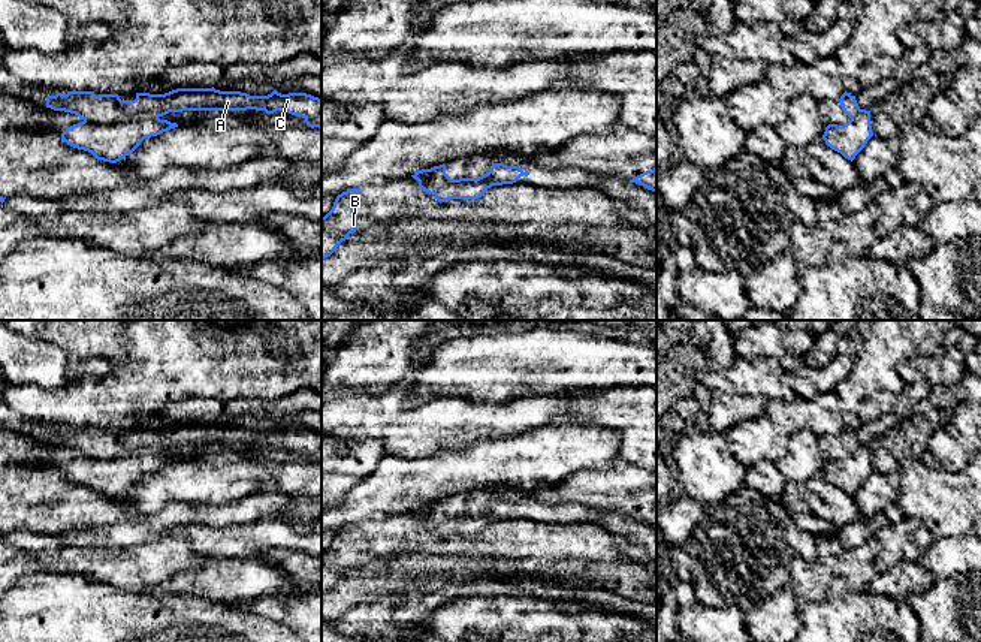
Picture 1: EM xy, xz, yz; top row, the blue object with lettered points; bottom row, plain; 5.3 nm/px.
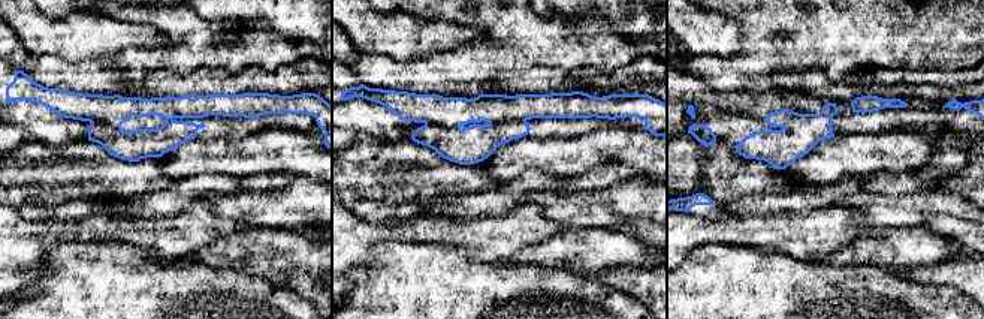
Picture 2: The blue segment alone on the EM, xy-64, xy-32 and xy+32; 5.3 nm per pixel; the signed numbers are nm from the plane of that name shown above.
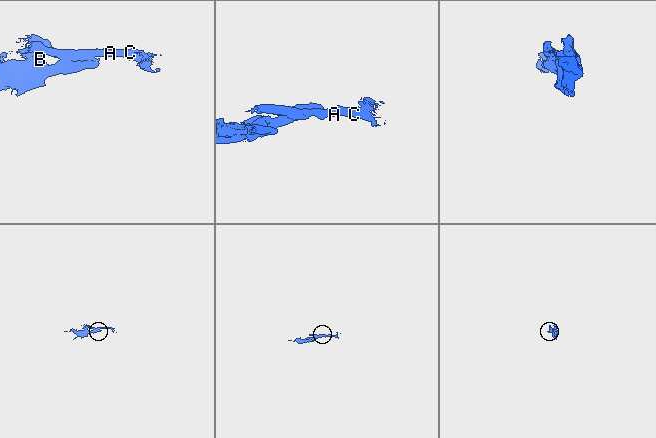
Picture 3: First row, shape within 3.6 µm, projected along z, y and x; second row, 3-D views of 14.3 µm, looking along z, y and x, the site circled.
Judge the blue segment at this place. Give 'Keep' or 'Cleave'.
Cleave

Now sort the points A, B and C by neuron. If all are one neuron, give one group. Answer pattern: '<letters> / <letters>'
A C / B

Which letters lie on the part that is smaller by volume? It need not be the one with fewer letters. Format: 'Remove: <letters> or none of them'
Remove: A, C

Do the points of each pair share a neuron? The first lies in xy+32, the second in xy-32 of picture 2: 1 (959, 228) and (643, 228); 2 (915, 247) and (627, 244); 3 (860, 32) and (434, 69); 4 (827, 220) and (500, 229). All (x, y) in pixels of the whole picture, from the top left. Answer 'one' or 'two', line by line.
1: one
2: one
3: one
4: one

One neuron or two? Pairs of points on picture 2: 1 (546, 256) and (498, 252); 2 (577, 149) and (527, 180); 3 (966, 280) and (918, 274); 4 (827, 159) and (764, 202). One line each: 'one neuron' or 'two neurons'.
1: two neurons
2: two neurons
3: one neuron
4: two neurons

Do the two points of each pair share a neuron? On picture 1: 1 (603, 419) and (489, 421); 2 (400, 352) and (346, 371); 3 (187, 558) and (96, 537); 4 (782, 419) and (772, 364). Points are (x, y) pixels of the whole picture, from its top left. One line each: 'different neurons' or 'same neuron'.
1: same neuron
2: same neuron
3: different neurons
4: different neurons

